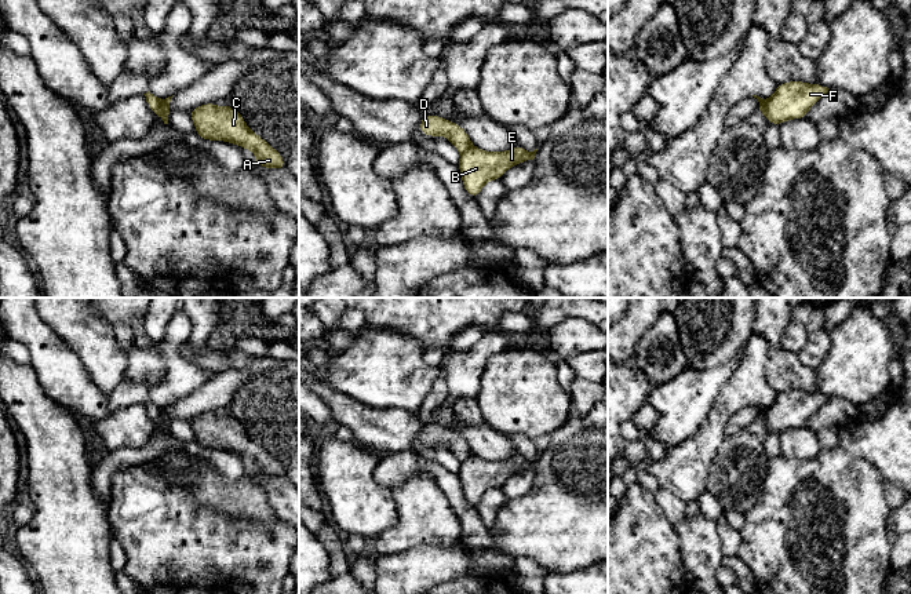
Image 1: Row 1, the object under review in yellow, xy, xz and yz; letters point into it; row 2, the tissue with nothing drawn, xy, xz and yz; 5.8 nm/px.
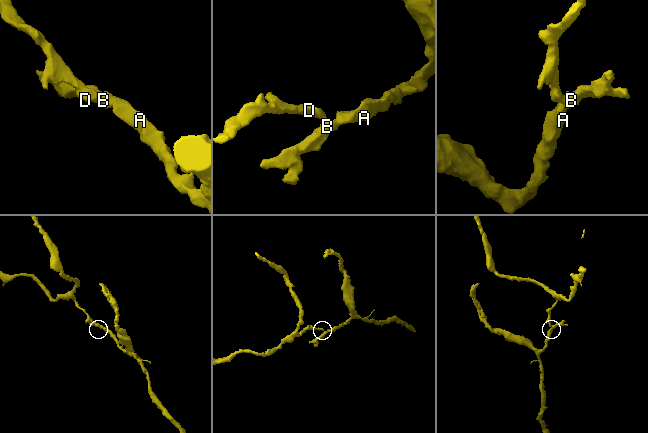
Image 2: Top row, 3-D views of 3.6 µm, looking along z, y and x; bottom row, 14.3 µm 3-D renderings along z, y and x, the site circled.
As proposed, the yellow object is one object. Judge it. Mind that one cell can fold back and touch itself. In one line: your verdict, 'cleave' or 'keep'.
cleave

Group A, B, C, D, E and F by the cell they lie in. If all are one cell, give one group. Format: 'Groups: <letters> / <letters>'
Groups: A B C E F / D

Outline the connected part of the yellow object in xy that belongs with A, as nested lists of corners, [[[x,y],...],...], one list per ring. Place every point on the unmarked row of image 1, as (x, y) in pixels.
[[[215,411],[205,412],[189,420],[196,441],[207,449],[225,449],[252,459],[256,473],[263,477],[287,477],[283,464],[263,447],[252,441],[243,424],[230,413],[218,416]]]

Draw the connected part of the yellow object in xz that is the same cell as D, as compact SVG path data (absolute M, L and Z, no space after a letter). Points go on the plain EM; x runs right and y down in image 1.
M424 423L419 433L419 438L423 444L427 445L445 445L460 462L464 462L471 455L471 449L467 441L460 434L440 424Z

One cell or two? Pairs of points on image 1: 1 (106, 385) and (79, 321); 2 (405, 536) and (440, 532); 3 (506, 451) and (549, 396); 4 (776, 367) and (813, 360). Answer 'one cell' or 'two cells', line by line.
1: one cell
2: one cell
3: two cells
4: two cells

